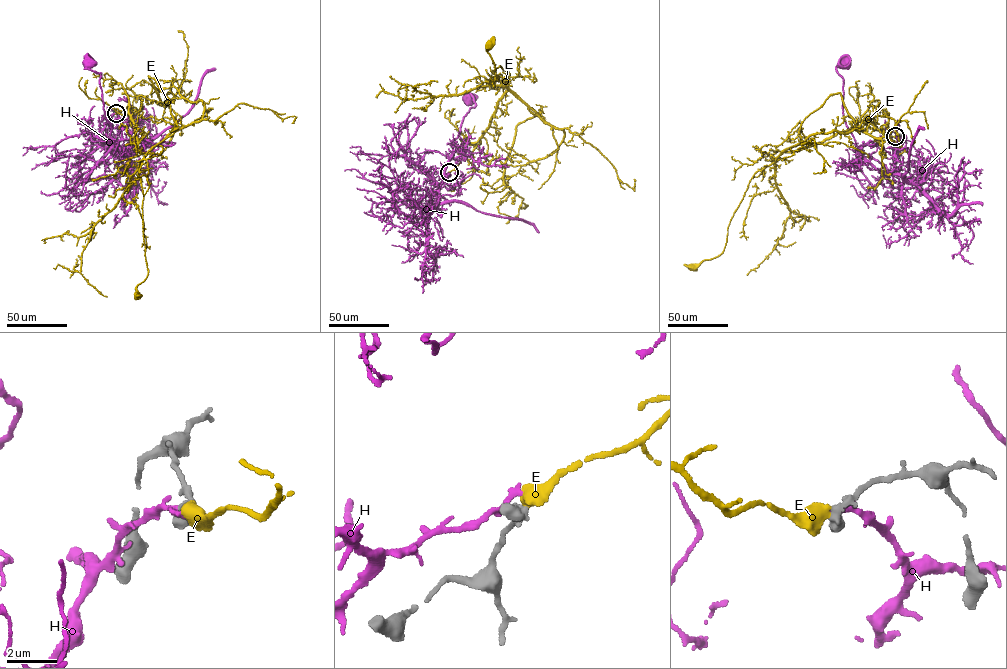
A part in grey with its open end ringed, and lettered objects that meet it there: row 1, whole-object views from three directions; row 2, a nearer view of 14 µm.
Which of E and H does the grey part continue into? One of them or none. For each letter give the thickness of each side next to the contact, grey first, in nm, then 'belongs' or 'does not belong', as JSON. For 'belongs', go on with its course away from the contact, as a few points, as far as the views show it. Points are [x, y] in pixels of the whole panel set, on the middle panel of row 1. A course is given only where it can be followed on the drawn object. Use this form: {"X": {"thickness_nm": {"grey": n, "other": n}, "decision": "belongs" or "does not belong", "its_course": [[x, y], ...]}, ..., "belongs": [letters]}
{"E": {"thickness_nm": {"grey": 550, "other": 550}, "decision": "belongs", "its_course": [[449, 172], [460, 162], [461, 143], [479, 139], [510, 91], [503, 79], [508, 71], [494, 70], [488, 43]]}, "H": {"thickness_nm": {"grey": 550, "other": 280}, "decision": "does not belong"}, "belongs": ["E"]}

